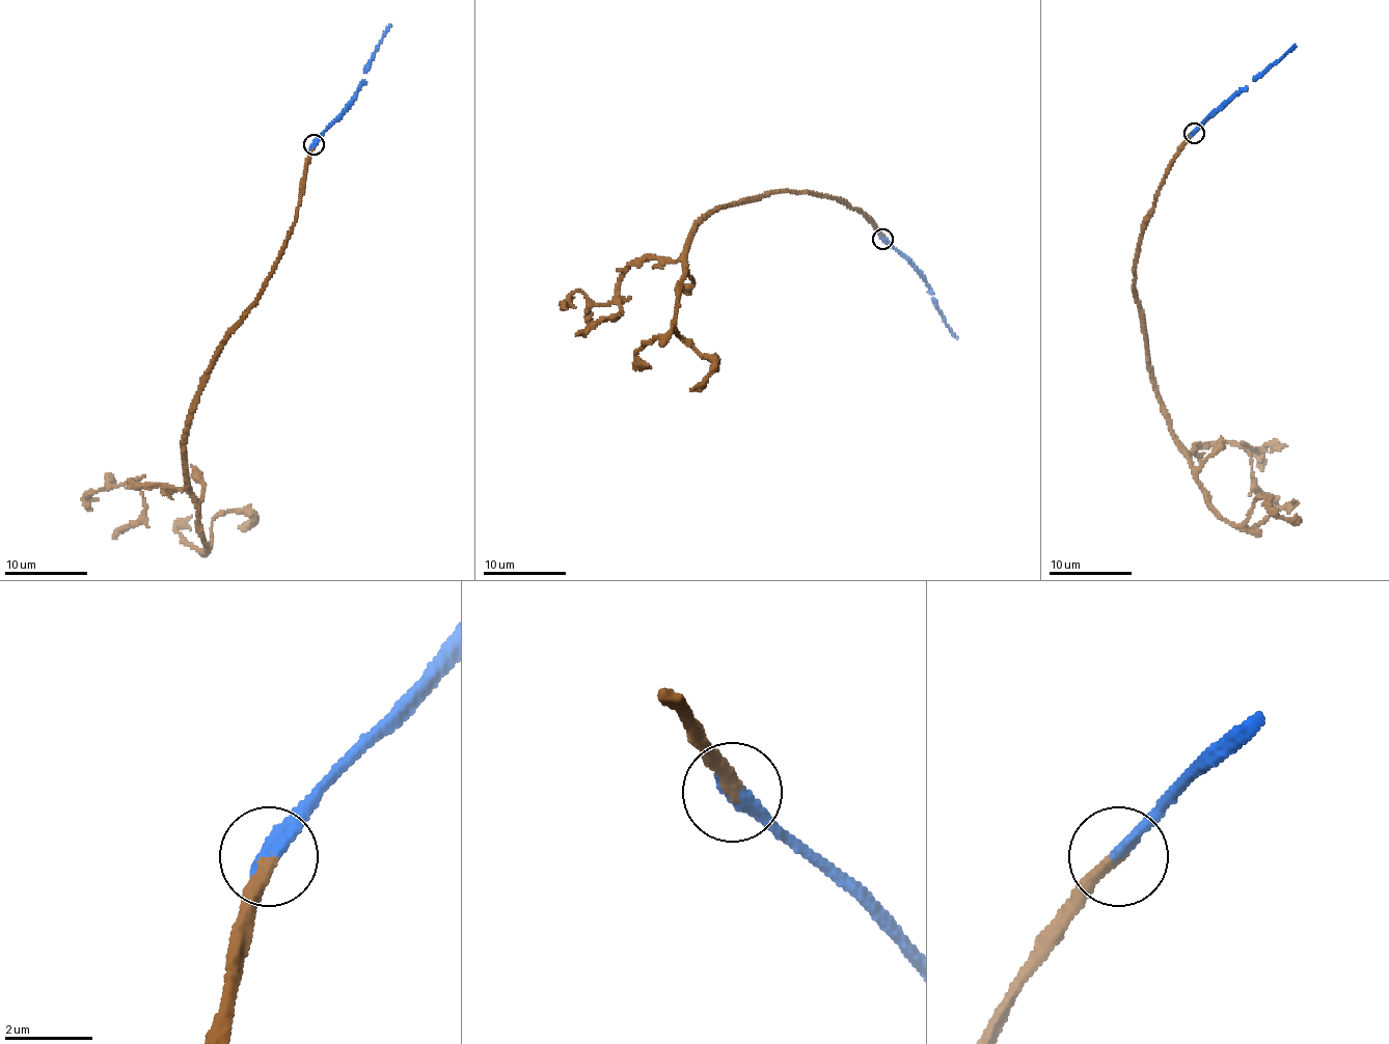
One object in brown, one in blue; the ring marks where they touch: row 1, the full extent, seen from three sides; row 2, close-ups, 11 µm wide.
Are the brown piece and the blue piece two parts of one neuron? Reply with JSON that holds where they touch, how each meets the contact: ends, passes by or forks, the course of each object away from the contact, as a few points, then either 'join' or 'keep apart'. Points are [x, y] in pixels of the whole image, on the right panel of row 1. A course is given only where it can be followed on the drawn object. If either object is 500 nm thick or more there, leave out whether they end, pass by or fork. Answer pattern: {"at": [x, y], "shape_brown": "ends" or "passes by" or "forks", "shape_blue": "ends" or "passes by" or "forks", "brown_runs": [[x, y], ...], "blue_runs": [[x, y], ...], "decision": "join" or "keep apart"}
{"at": [1194, 133], "shape_brown": "ends", "shape_blue": "ends", "brown_runs": [[1193, 132], [1159, 191], [1134, 268], [1149, 377], [1176, 445], [1223, 518], [1240, 525], [1261, 497], [1301, 522]], "blue_runs": [[1193, 132], [1296, 46]], "decision": "join"}

